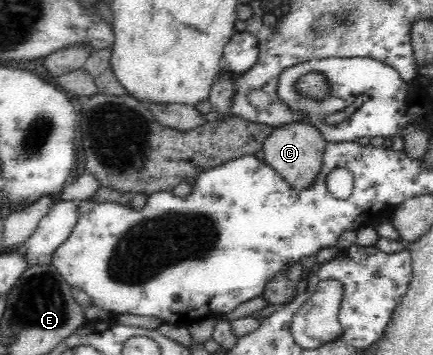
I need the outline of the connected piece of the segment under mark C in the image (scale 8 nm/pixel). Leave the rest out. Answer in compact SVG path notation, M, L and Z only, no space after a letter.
M292 121L283 128L275 130L263 141L261 158L274 168L277 175L281 176L290 187L296 190L305 190L314 185L316 177L321 173L323 153L326 140L322 134L308 122Z

